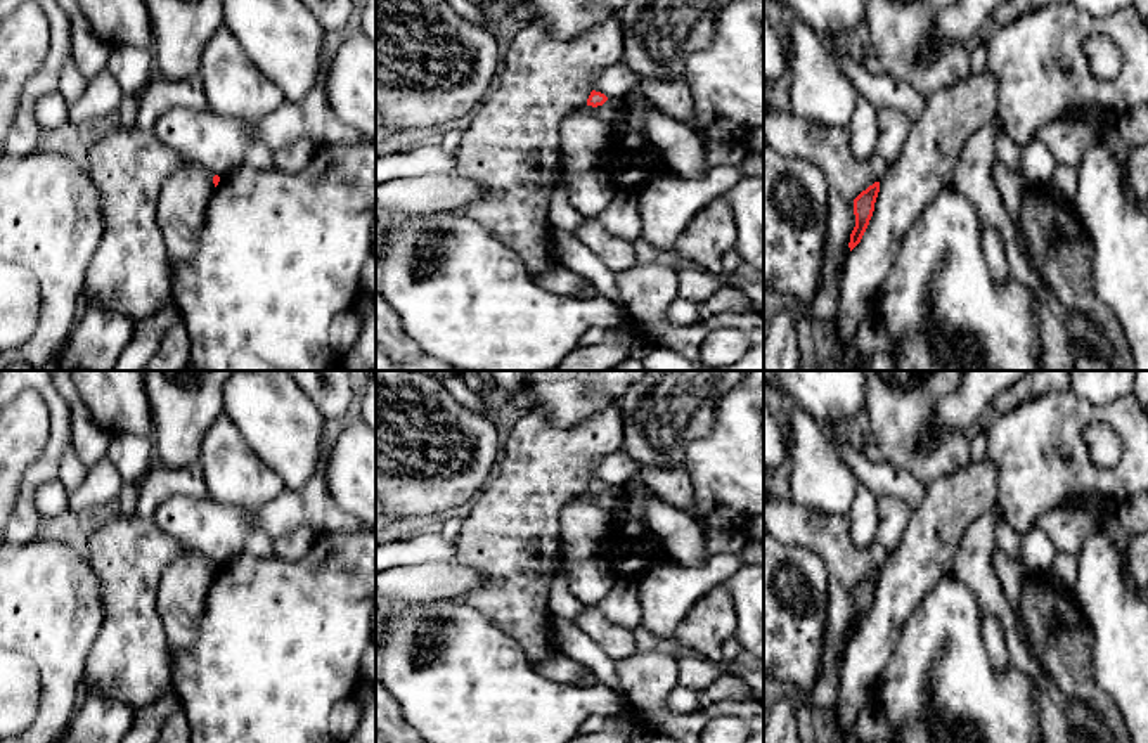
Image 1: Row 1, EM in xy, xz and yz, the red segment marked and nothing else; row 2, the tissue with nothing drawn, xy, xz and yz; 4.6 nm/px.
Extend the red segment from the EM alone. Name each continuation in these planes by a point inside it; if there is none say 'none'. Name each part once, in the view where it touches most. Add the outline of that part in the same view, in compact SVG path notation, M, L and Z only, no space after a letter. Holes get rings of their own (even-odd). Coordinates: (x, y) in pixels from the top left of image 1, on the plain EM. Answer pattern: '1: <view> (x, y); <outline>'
none

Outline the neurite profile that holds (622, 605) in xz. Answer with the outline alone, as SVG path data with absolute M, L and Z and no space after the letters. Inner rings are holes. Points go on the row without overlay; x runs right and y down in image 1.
M618 578L613 589L597 603L597 610L611 622L637 629L642 622L639 582Z

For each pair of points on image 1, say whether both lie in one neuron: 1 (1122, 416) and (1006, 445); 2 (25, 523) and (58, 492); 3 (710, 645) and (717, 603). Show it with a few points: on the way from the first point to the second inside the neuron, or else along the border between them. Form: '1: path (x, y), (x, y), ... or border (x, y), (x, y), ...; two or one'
1: path (1093, 414), (1062, 416), (1036, 442); one
2: border (58, 477), (37, 489), (35, 508), (42, 516); two
3: path (710, 634), (714, 613); one

